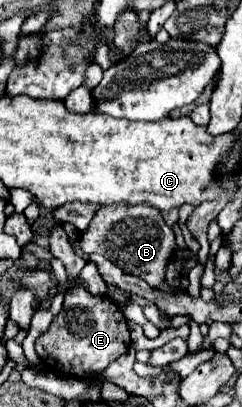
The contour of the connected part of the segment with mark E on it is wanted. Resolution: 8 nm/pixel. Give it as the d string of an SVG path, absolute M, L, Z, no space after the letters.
M74 287L64 295L60 313L52 319L46 333L36 339L36 353L50 371L80 377L86 373L102 373L108 363L124 355L130 347L130 329L122 311L108 295L90 295Z

